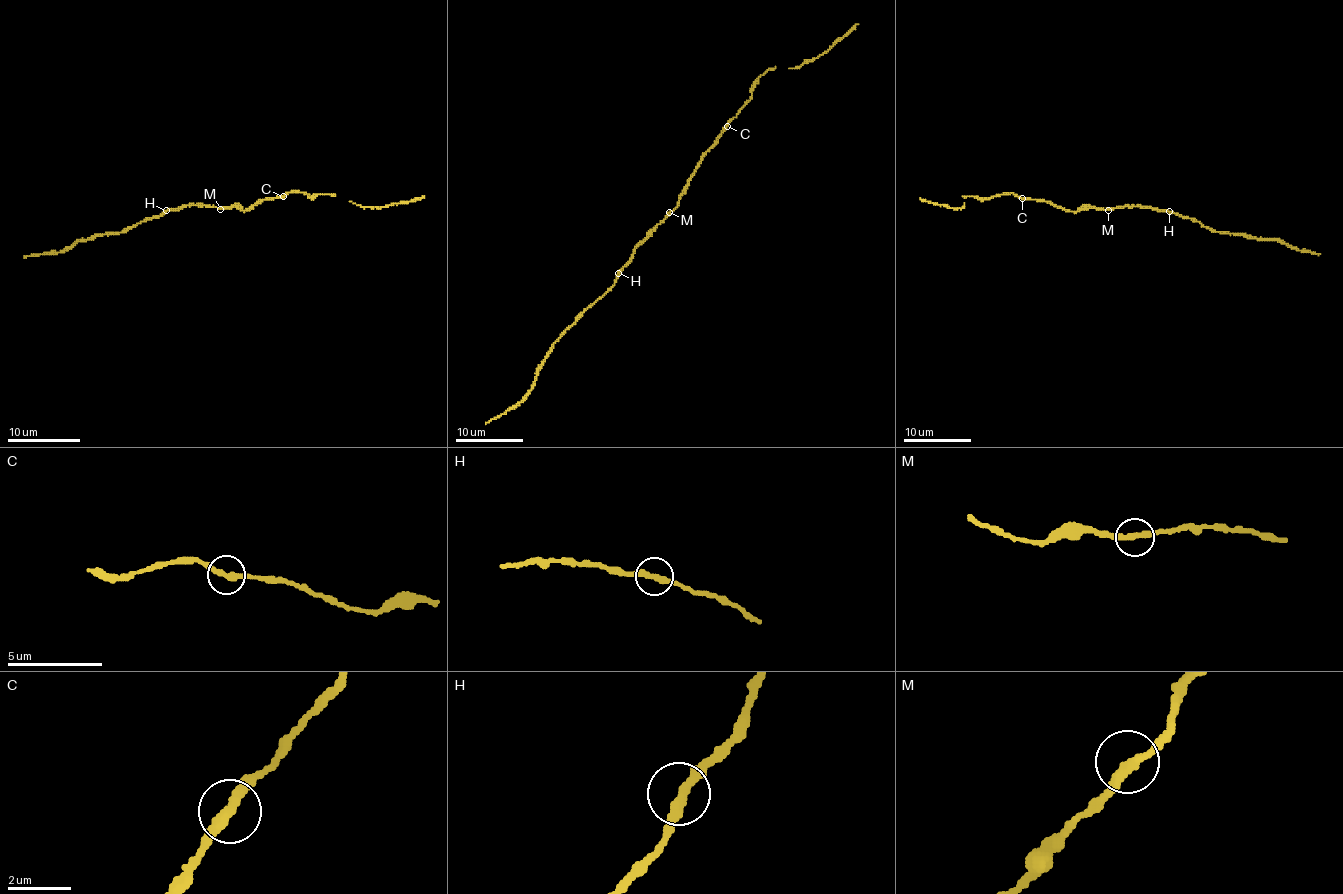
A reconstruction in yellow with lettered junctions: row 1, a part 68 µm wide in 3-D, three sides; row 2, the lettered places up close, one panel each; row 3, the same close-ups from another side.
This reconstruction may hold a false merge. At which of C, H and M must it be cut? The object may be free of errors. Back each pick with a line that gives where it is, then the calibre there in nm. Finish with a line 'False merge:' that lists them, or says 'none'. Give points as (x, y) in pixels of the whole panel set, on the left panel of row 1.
False merge: none

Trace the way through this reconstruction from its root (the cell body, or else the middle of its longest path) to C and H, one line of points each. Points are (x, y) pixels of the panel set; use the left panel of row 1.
C: (222, 207), (246, 210), (266, 198), (282, 196)
H: (222, 207), (186, 205), (166, 210)

